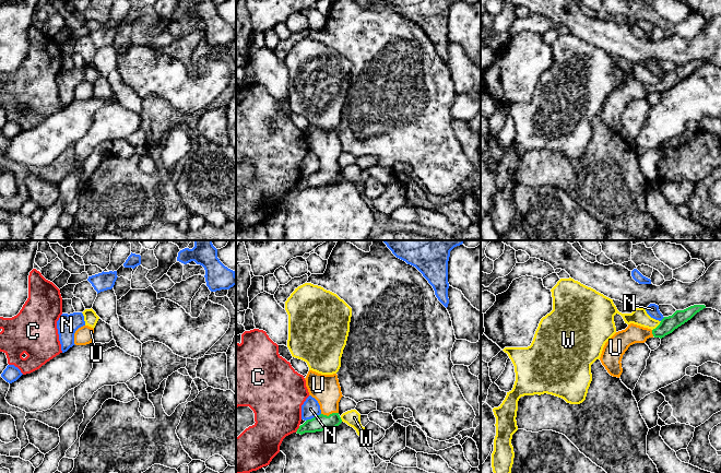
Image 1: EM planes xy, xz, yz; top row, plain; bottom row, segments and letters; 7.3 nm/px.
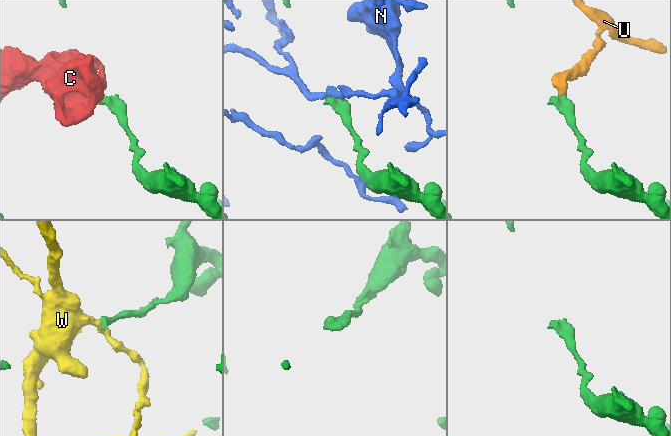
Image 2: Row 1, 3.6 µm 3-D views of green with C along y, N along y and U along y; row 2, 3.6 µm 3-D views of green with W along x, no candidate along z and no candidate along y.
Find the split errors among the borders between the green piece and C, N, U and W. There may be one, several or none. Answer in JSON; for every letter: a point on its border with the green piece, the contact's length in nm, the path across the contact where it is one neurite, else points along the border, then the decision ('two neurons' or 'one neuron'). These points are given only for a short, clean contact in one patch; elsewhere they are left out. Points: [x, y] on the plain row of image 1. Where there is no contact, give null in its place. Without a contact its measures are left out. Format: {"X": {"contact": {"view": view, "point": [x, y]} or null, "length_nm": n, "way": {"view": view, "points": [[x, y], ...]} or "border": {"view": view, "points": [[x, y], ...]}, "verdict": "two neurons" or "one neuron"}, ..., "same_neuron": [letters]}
{"C": {"contact": {"view": "xz", "point": [297, 185]}, "length_nm": 60, "verdict": "two neurons"}, "N": {"contact": {"view": "xz", "point": [314, 173]}, "length_nm": 130, "verdict": "two neurons"}, "U": {"contact": {"view": "xz", "point": [330, 169]}, "length_nm": 130, "way": {"view": "xz", "points": [[320, 178], [330, 169], [326, 144]]}, "verdict": "one neuron"}, "W": {"contact": {"view": "yz", "point": [658, 81]}, "length_nm": 100, "verdict": "two neurons"}, "same_neuron": ["U"]}

